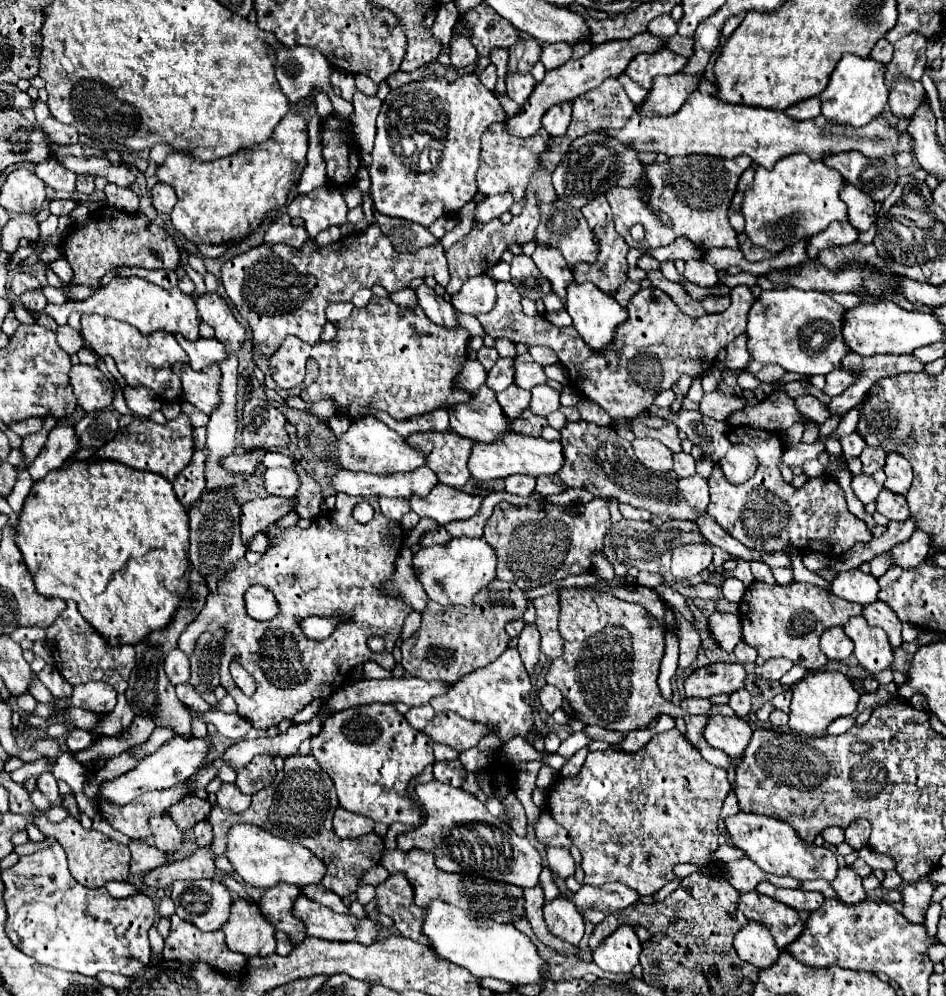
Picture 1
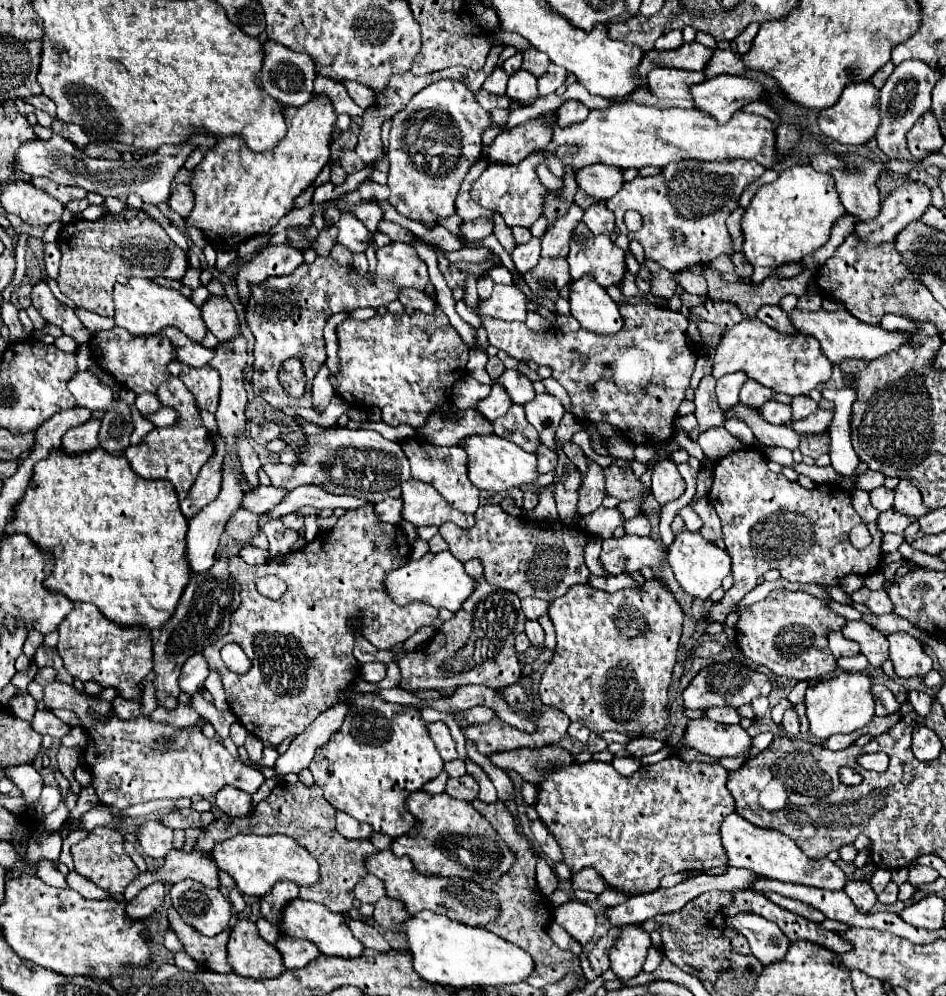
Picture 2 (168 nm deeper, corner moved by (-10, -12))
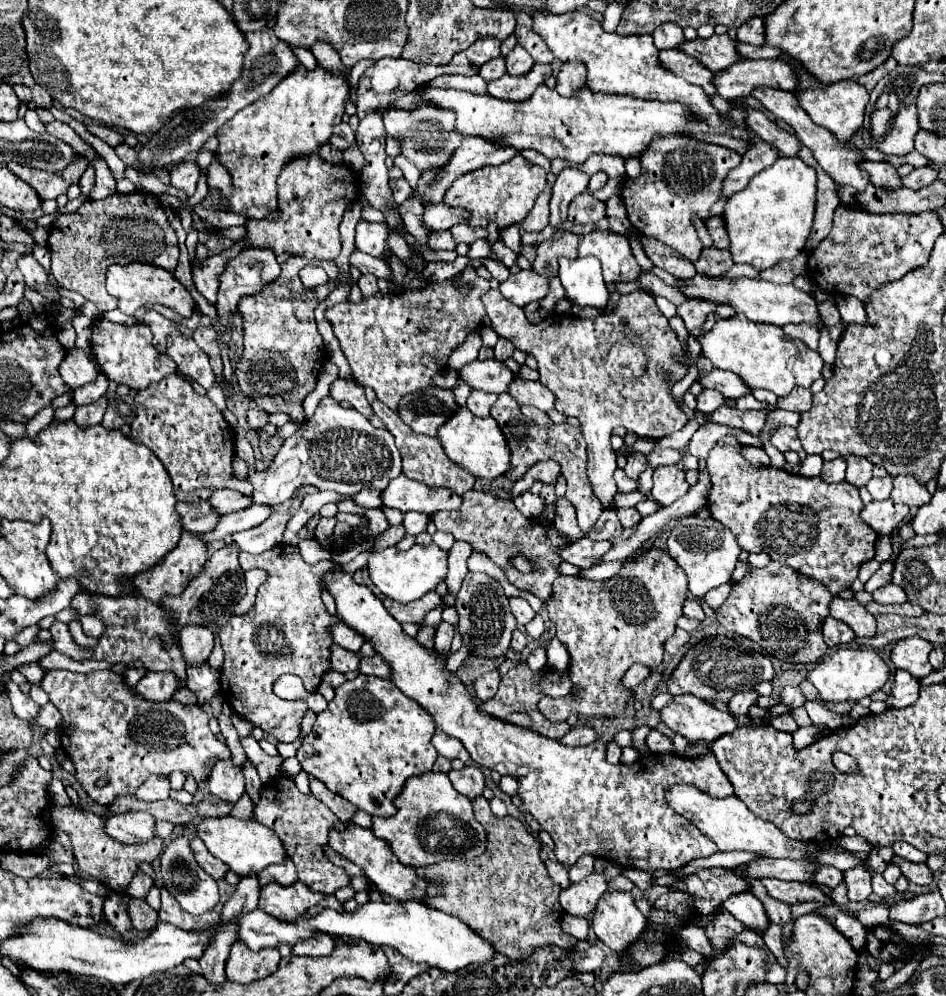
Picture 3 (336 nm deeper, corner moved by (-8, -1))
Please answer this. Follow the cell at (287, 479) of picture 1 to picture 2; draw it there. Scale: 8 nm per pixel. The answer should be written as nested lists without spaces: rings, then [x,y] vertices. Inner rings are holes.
[[[259,486],[259,488],[249,490],[249,492],[243,496],[241,508],[243,508],[243,510],[249,510],[249,512],[255,512],[255,514],[261,514],[261,512],[271,510],[275,504],[279,504],[285,494],[287,494],[287,490],[281,490],[281,488]]]

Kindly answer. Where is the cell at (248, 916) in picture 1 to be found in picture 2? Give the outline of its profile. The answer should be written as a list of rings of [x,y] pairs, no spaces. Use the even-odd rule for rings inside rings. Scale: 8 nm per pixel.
[[[239,920],[231,930],[227,944],[227,962],[235,974],[255,980],[275,978],[285,970],[279,950],[267,944],[259,936],[257,926],[249,920]]]

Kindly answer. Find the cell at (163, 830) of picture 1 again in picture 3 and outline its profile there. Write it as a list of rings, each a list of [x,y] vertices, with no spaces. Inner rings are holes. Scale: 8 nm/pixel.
[[[121,813],[105,819],[105,831],[121,843],[143,843],[155,837],[155,823],[149,813]]]

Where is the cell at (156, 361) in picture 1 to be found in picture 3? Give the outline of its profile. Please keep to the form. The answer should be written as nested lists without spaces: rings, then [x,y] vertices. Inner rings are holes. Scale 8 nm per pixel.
[[[97,319],[93,323],[91,349],[93,349],[93,355],[95,355],[101,371],[107,375],[107,379],[111,379],[115,383],[123,383],[123,385],[139,391],[139,389],[145,389],[145,385],[159,381],[159,377],[165,377],[177,369],[165,353],[159,353],[153,347],[151,339],[153,339],[153,333],[145,323],[119,325],[119,323],[111,323],[107,319]]]

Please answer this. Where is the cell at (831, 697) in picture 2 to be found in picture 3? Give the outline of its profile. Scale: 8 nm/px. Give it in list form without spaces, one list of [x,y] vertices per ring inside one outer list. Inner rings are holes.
[[[841,647],[827,655],[815,669],[809,671],[807,679],[813,683],[813,687],[819,693],[821,703],[845,703],[845,701],[859,701],[863,697],[873,695],[879,691],[889,677],[889,669],[883,663],[883,659],[871,649],[871,647],[859,647],[859,649],[847,649]]]

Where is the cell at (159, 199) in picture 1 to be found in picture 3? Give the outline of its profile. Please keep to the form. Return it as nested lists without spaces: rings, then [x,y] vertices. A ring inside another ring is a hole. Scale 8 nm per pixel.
[[[181,161],[169,171],[169,179],[171,179],[173,187],[185,191],[185,195],[191,197],[195,193],[195,187],[197,187],[199,167],[195,161]]]

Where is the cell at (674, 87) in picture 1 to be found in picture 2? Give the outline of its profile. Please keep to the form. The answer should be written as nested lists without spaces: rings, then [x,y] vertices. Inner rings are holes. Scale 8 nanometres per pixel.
[[[721,74],[691,86],[691,94],[697,110],[711,114],[717,122],[727,122],[745,104],[763,100],[765,86],[755,78]]]

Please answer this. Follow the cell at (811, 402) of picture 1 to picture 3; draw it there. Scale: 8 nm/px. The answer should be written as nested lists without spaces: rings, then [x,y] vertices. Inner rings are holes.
[[[797,387],[793,389],[787,397],[779,397],[777,401],[779,409],[787,409],[787,411],[807,411],[811,407],[811,391],[805,387]]]

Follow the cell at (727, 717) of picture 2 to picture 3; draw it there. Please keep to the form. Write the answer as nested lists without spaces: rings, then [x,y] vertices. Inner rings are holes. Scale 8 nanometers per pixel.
[[[745,691],[745,693],[737,693],[737,695],[733,695],[731,701],[727,703],[729,713],[735,715],[735,717],[739,717],[739,715],[747,715],[749,707],[755,703],[757,697],[759,697],[759,695],[757,695],[755,691]]]

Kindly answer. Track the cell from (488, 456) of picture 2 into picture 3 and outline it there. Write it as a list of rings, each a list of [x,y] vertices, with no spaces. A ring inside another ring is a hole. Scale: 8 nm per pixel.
[[[459,407],[459,411],[439,429],[439,441],[445,447],[449,459],[453,459],[459,467],[467,469],[475,477],[495,479],[509,471],[511,467],[511,449],[505,433],[493,417],[477,417],[469,413],[467,407]]]

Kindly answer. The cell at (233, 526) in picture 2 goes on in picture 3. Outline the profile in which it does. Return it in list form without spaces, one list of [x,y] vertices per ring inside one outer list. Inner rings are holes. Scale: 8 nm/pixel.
[[[203,501],[203,503],[177,503],[177,511],[181,515],[183,529],[195,531],[195,533],[213,531],[221,519],[217,509],[207,501]]]

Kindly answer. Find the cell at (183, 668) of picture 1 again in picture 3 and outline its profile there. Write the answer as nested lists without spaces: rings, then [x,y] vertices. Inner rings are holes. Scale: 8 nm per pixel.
[[[189,625],[189,629],[181,629],[179,647],[187,667],[205,663],[213,645],[215,645],[215,637],[213,633],[209,633],[209,629],[201,625]]]

